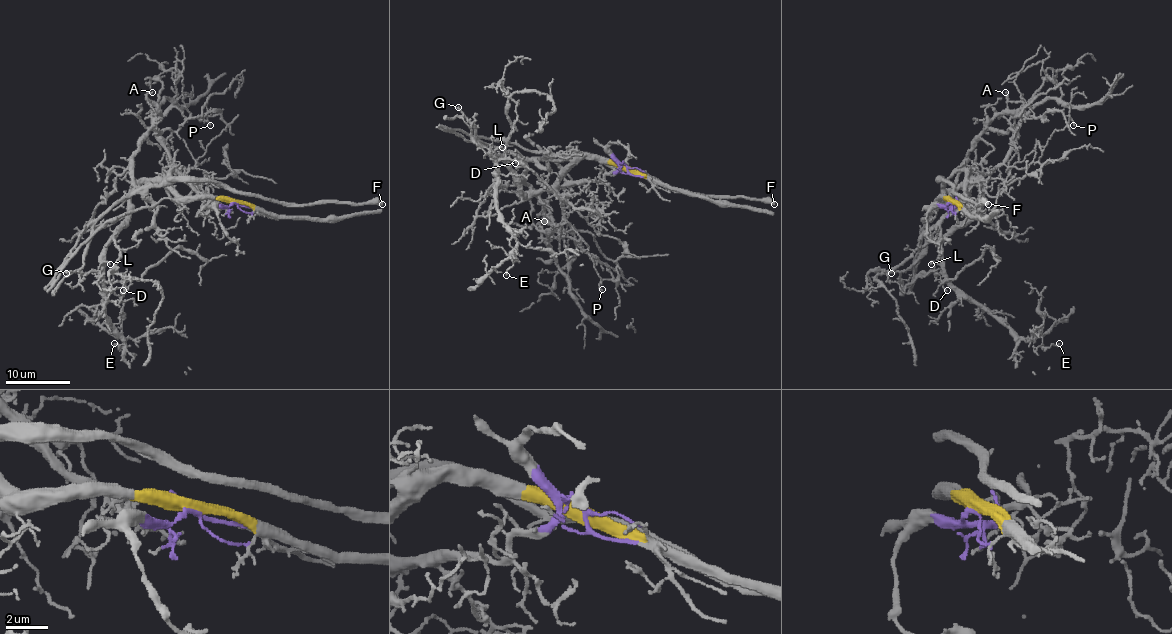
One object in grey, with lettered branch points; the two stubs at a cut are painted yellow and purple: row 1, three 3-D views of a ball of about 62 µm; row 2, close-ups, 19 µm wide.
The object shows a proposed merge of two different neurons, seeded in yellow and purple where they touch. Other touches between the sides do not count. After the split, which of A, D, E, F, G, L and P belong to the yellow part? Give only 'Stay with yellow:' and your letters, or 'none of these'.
Stay with yellow: D, E, L

